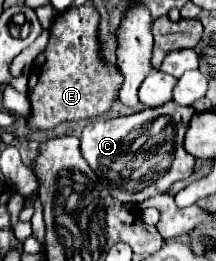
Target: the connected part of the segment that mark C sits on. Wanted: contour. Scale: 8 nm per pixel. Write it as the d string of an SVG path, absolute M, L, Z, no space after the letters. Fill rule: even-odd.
M169 101L161 107L141 109L133 115L93 121L81 135L83 159L109 191L125 193L127 203L141 203L193 173L195 157L183 149L183 137L193 113L193 109Z

